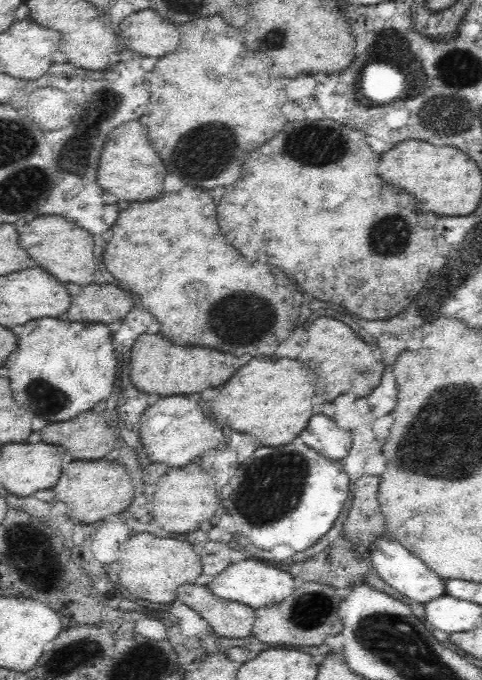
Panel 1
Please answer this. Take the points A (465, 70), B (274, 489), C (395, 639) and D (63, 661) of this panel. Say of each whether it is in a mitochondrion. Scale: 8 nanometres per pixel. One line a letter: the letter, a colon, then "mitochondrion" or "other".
A: mitochondrion
B: mitochondrion
C: mitochondrion
D: mitochondrion

